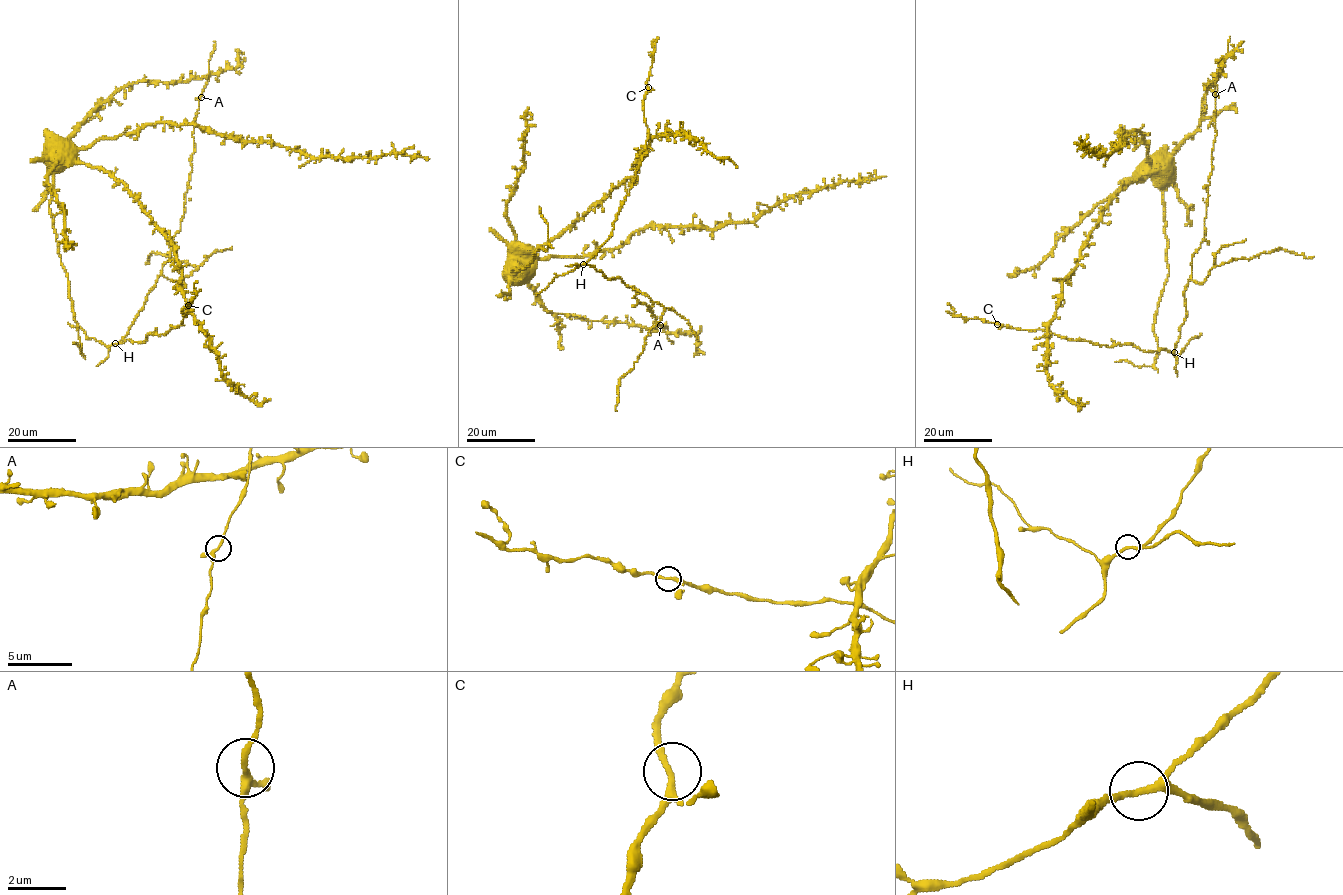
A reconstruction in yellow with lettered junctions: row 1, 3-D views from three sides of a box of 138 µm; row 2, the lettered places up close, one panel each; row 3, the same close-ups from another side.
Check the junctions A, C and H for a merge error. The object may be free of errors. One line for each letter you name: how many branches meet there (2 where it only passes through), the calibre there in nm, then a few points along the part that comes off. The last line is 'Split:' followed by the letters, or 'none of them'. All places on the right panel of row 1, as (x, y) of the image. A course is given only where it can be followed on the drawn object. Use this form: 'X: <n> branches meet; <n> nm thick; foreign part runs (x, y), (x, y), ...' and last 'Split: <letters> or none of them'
Split: none of them

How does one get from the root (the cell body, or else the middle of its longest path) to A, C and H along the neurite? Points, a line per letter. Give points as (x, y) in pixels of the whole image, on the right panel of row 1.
A: (1157, 156), (1159, 152), (1170, 155), (1198, 126), (1203, 97), (1219, 75), (1216, 94)
C: (1157, 156), (1198, 126), (1219, 75), (1205, 234), (1191, 258), (1175, 349), (997, 324)
H: (1157, 156), (1170, 155), (1198, 126), (1203, 97), (1219, 75), (1205, 234), (1191, 258), (1187, 316), (1174, 352)

